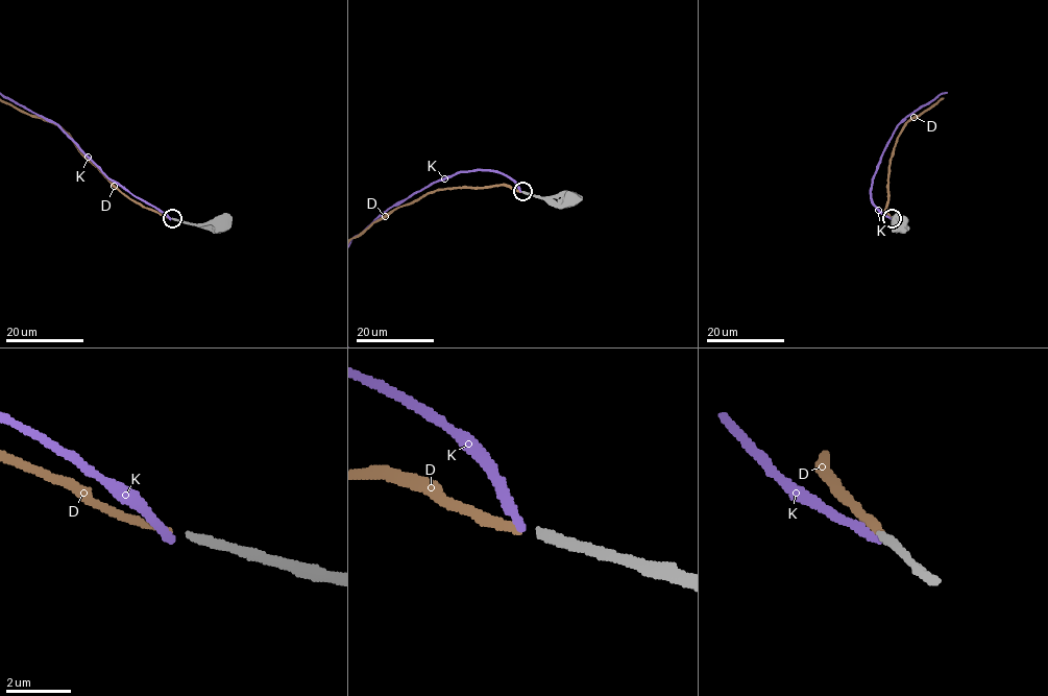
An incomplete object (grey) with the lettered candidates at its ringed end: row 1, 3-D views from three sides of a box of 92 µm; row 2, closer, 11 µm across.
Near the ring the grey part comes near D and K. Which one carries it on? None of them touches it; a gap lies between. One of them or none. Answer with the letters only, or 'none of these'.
D

